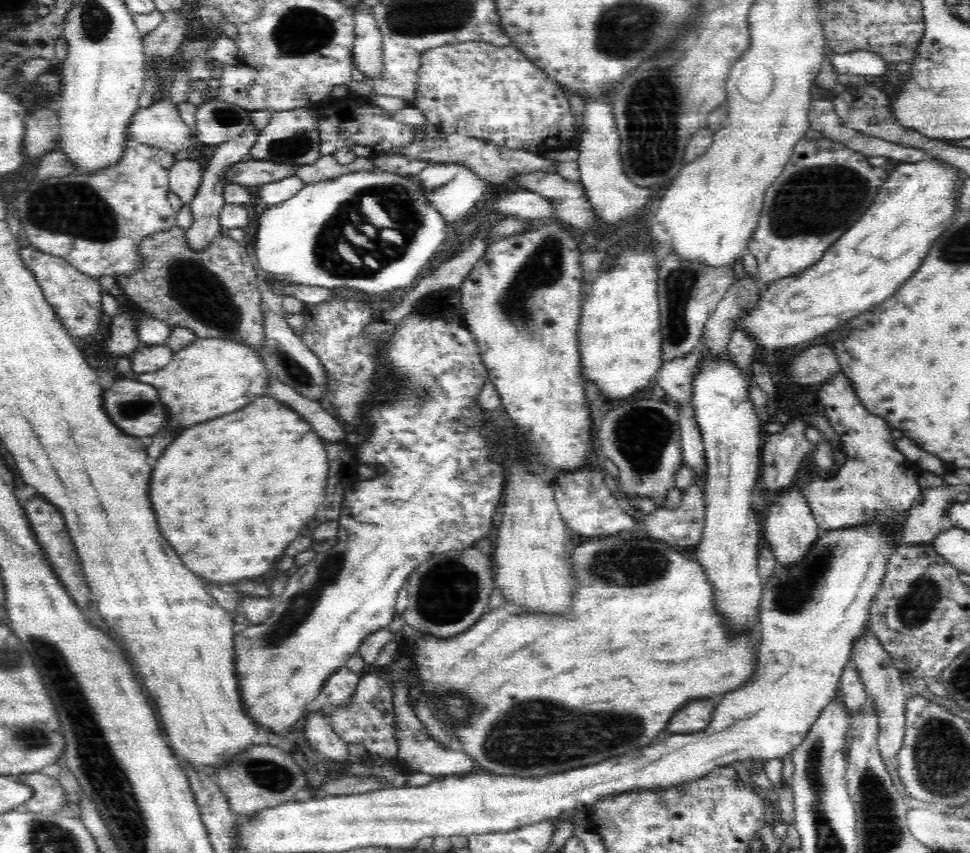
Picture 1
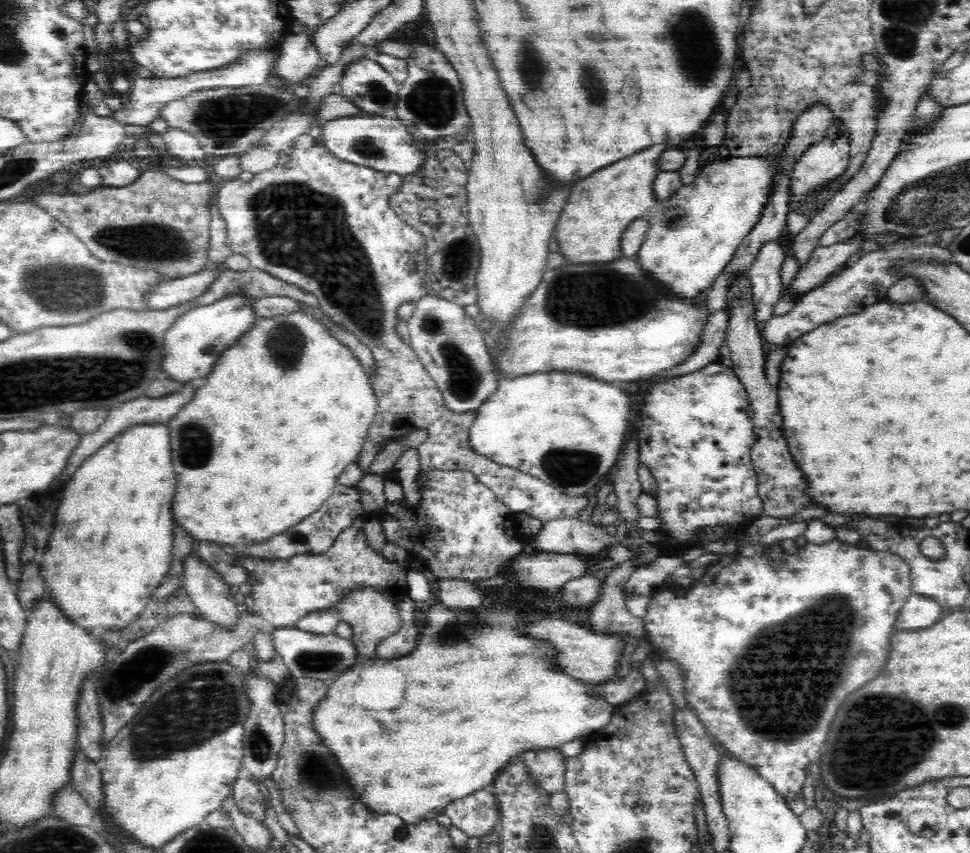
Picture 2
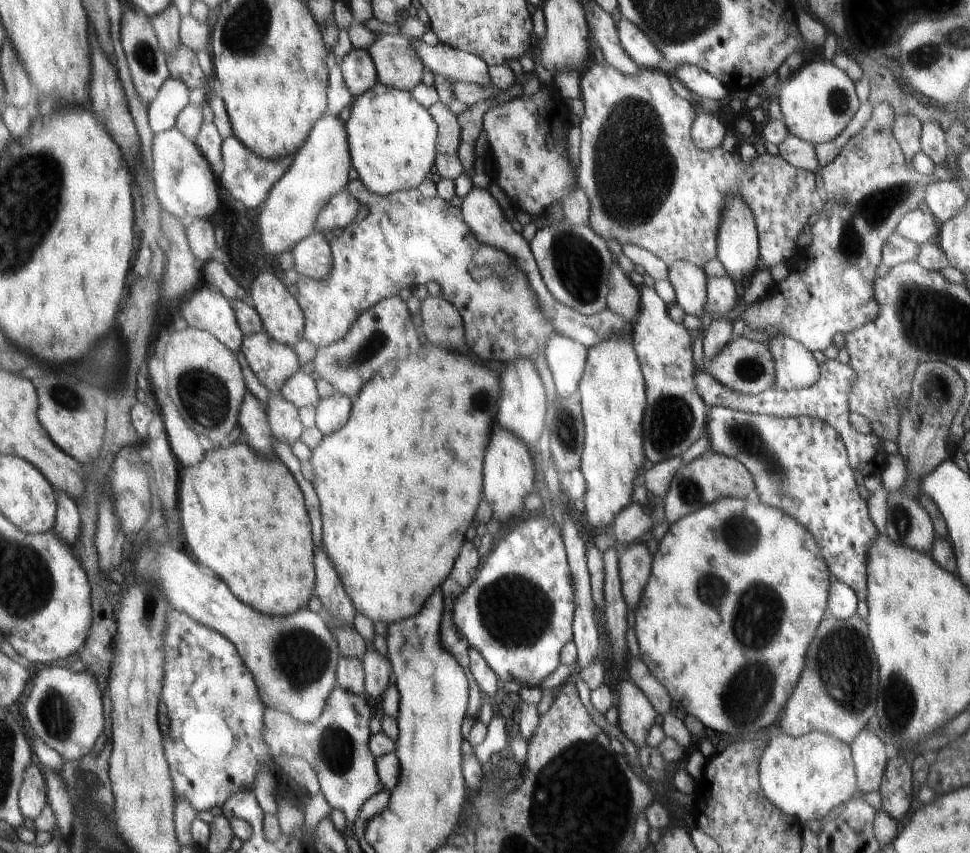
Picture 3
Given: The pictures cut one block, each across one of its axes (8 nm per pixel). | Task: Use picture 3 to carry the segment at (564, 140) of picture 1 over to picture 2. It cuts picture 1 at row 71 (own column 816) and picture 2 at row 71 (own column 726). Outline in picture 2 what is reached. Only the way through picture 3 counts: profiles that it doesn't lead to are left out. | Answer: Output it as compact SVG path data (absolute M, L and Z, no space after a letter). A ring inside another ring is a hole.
M408 42L411 55L407 60L407 80L402 82L397 105L392 115L397 116L405 124L413 124L417 134L432 145L440 137L452 137L455 134L472 135L470 115L464 104L464 89L456 70L447 62L438 47Z

